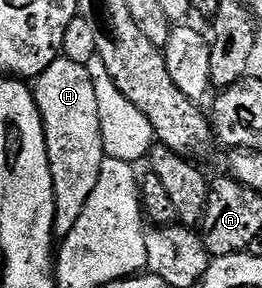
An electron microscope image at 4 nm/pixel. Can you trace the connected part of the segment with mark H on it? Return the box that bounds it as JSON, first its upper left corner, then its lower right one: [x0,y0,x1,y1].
[33,56,107,236]

